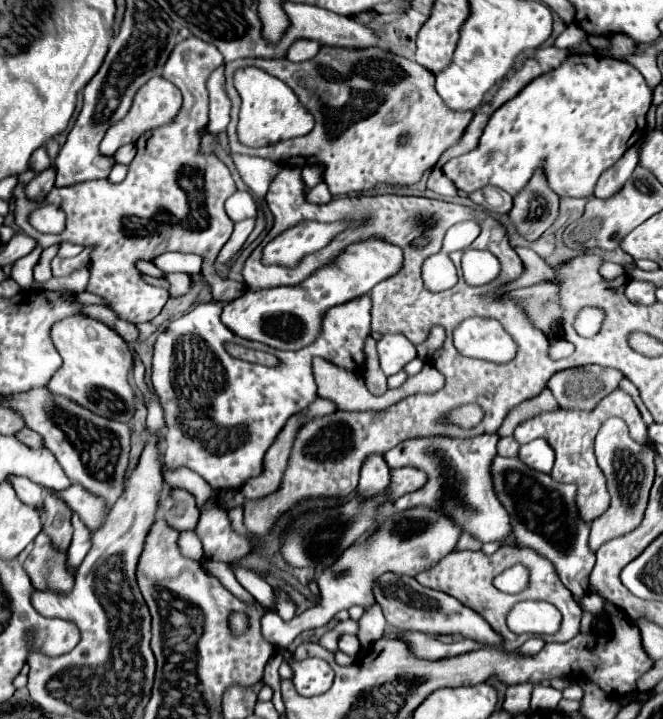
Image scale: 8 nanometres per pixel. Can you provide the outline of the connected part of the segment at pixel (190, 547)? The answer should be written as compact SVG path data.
M191 531L180 532L178 546L181 553L195 561L201 562L204 555L203 547L198 536Z

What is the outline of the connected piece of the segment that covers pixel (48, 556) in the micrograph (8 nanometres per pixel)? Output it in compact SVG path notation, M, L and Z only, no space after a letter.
M43 531L38 534L33 544L35 545L31 553L25 558L25 562L23 562L23 568L31 576L33 586L37 590L51 588L51 590L57 590L57 592L69 592L73 588L73 584L75 584L75 580L73 580L75 578L75 570L71 570L67 566L67 553L56 551L51 545L50 538Z

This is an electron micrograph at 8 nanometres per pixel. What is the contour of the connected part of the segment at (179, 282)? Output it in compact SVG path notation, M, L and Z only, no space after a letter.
M167 274L167 280L171 282L169 294L175 296L183 296L189 288L191 288L191 276L189 274Z

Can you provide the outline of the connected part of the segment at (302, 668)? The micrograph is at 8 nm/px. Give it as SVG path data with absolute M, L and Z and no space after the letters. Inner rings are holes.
M283 650L283 662L287 662L293 670L293 684L301 696L317 696L323 694L333 684L333 670L321 658L305 658L295 660L289 650Z

